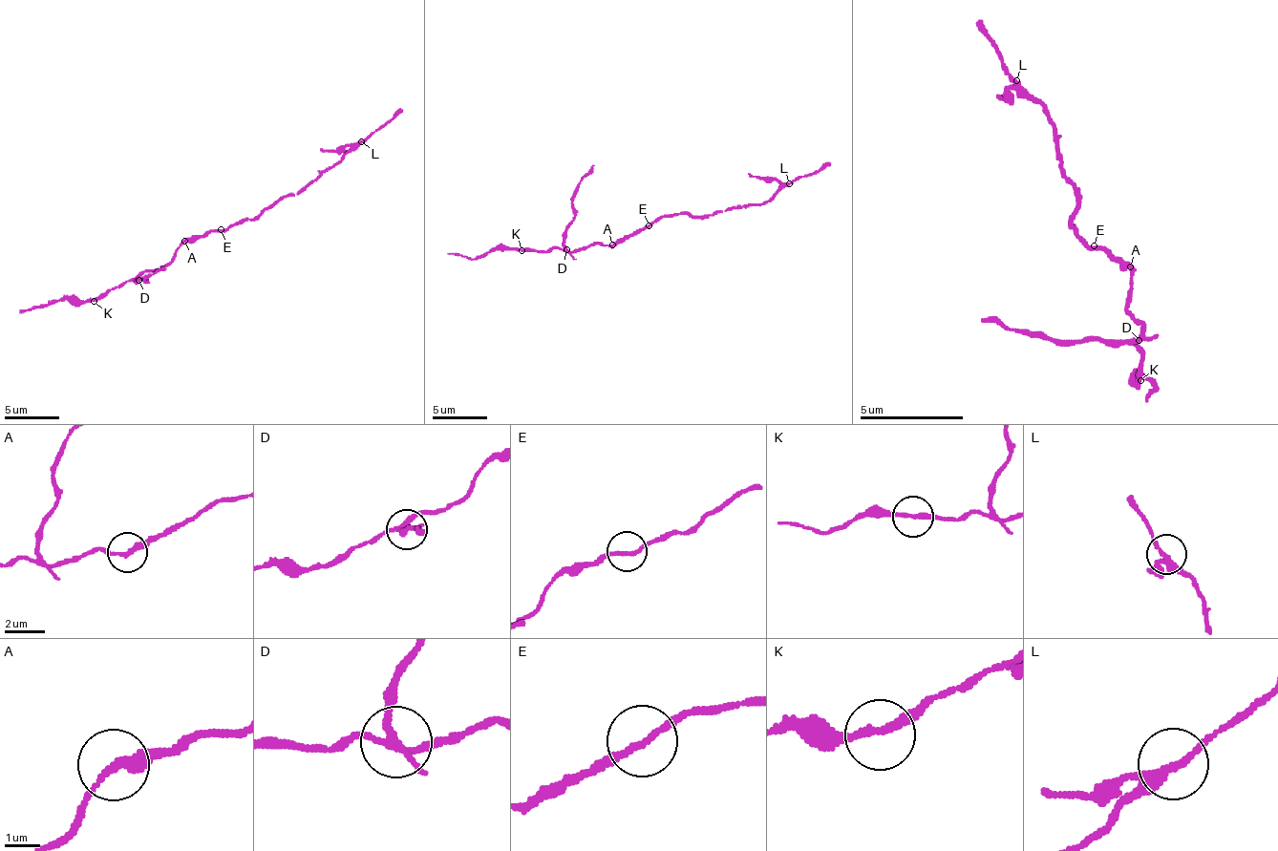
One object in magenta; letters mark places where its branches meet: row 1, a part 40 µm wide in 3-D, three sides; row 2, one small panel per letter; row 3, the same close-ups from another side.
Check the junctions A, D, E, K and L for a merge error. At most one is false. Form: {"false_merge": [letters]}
{"false_merge": ["D"]}

